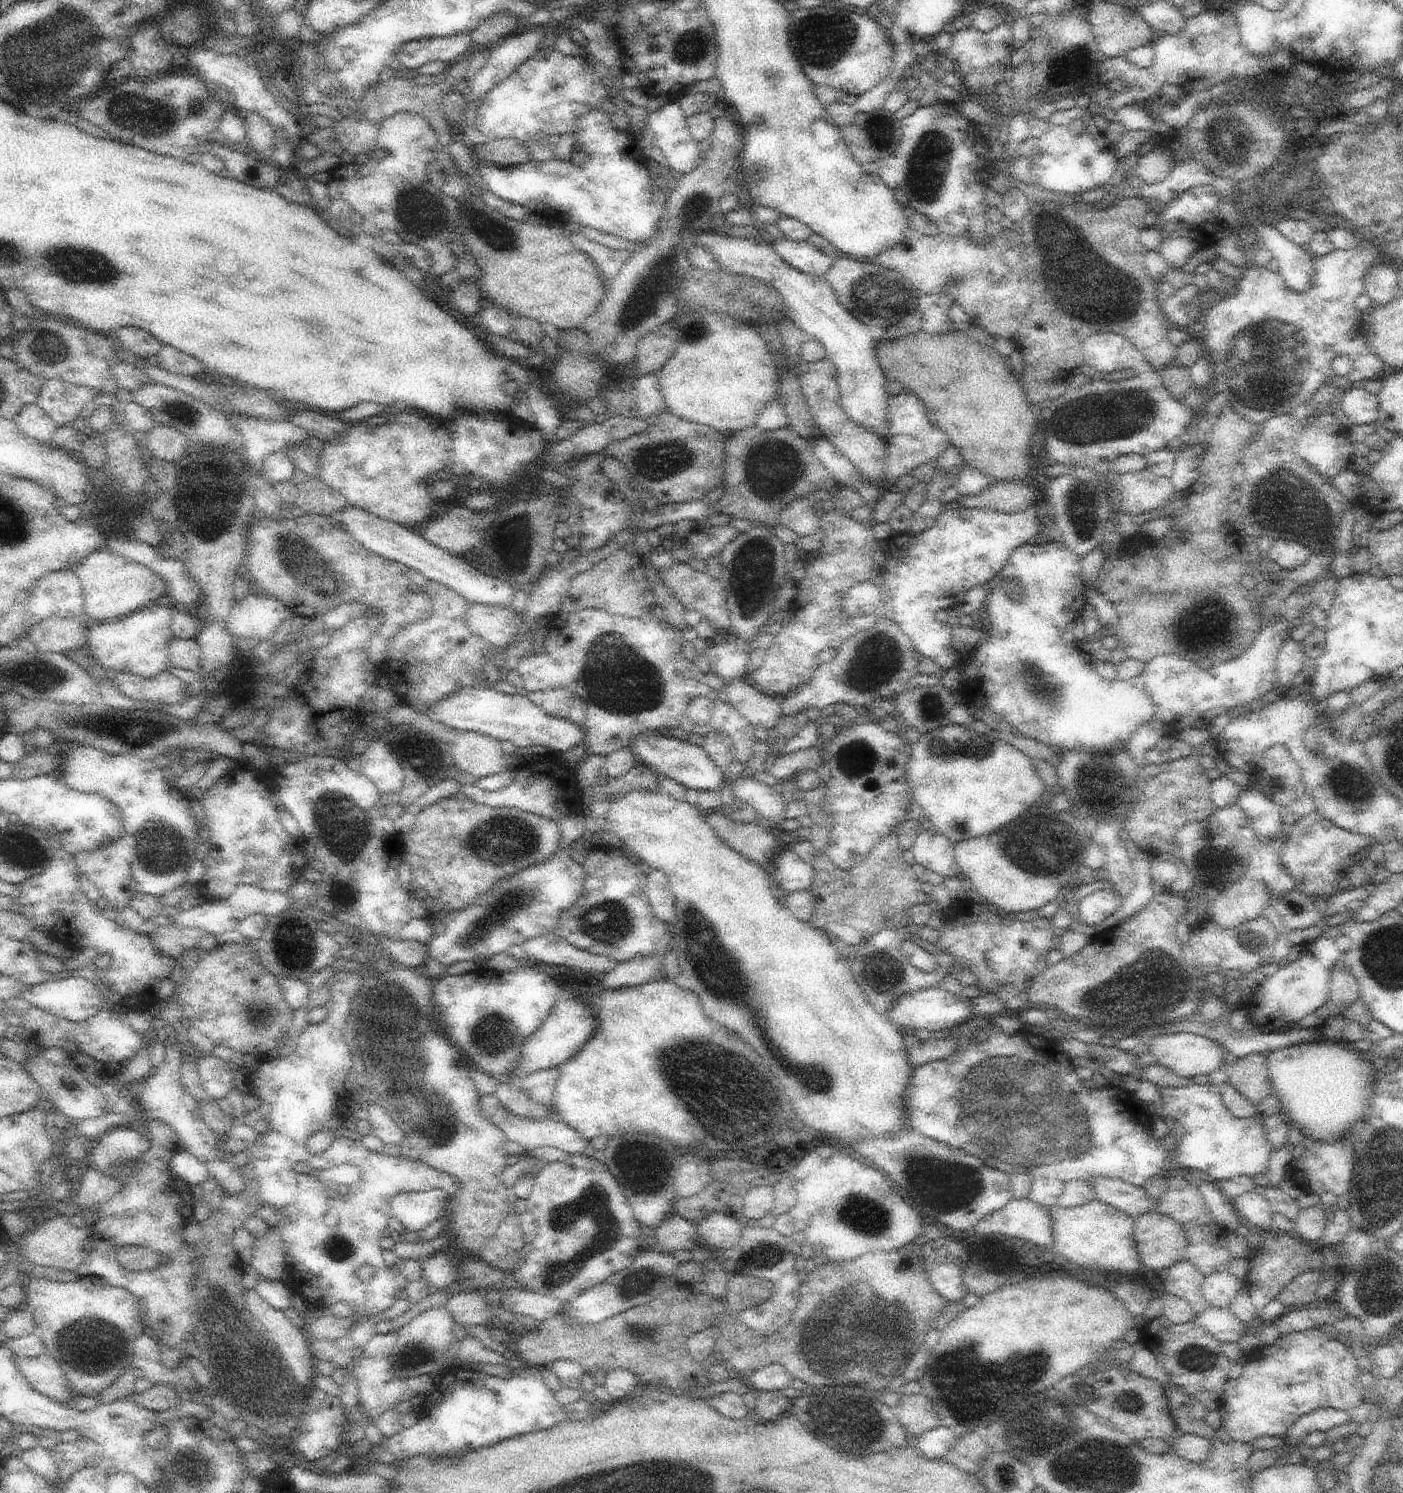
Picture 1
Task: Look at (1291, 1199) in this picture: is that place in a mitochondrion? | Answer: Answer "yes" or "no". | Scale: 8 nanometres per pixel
no

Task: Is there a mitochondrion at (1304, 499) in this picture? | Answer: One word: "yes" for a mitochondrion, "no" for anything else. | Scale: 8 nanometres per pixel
yes

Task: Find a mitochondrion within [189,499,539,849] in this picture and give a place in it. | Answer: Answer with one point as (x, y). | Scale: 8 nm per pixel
(308, 569)

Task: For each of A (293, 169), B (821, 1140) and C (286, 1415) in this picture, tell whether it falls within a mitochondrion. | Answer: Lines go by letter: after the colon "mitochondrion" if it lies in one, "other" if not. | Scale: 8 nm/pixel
A: other
B: other
C: mitochondrion

